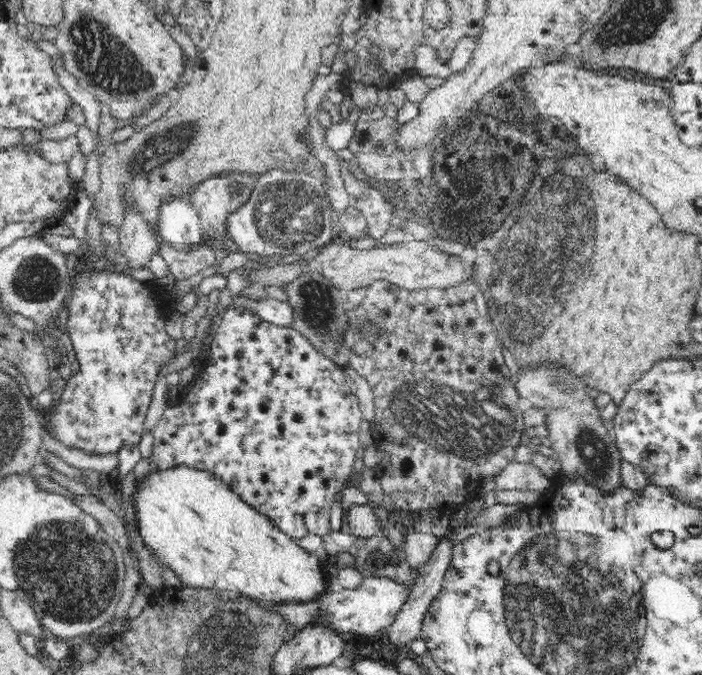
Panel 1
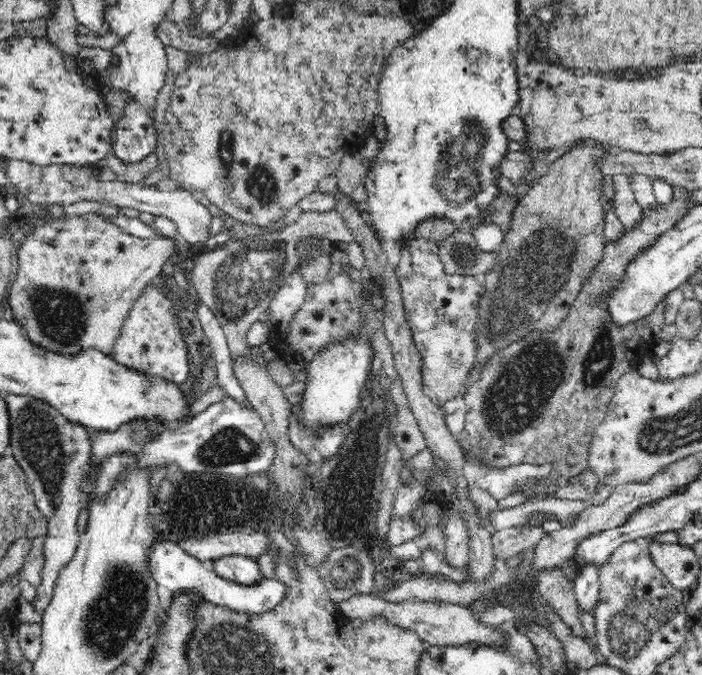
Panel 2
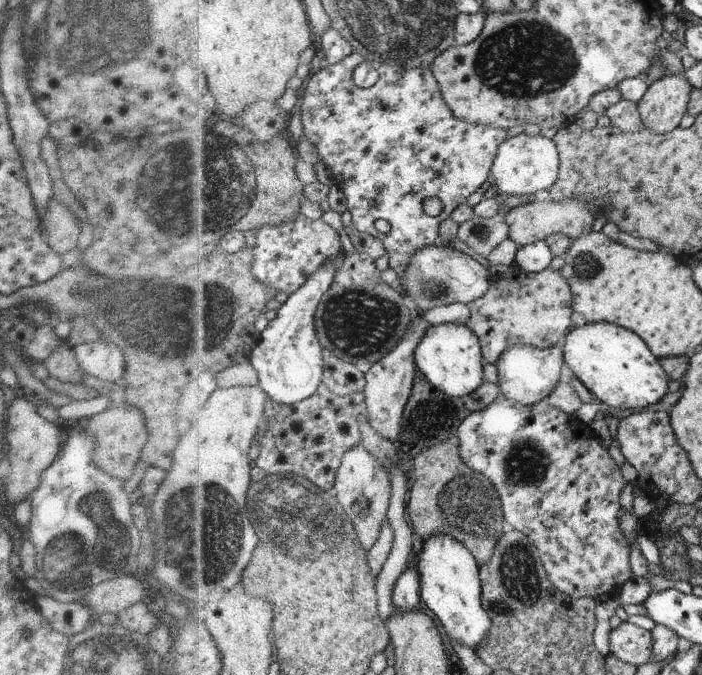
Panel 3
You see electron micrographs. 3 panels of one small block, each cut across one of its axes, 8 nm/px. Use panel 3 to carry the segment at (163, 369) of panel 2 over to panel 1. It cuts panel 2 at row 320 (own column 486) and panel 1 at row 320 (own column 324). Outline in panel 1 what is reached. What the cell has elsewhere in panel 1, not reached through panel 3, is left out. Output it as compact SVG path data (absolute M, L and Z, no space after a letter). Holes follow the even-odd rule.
M91 271L91 274L86 272L81 275L76 274L77 283L72 286L69 291L69 297L71 301L69 302L69 321L67 322L67 330L69 331L69 336L73 342L73 348L77 353L77 360L80 364L80 371L75 375L68 375L66 386L64 386L64 390L60 395L60 400L53 408L49 409L49 413L47 415L48 424L41 429L41 432L45 432L52 438L52 440L56 440L56 442L60 442L62 446L68 446L68 448L76 448L76 450L82 450L82 452L86 452L86 454L90 454L90 456L102 456L102 454L118 454L122 448L134 448L134 446L139 446L142 438L142 427L144 419L146 418L146 413L148 410L148 406L150 406L150 401L152 398L152 390L154 390L154 384L157 380L157 373L160 369L158 364L162 362L165 358L166 361L170 360L175 352L175 340L172 339L166 333L164 329L164 325L162 325L162 315L160 313L160 308L166 302L163 296L166 294L162 294L159 298L152 298L150 295L150 289L148 289L148 283L145 284L141 281L138 281L131 277L128 272L125 273L106 273L102 272L94 272Z

